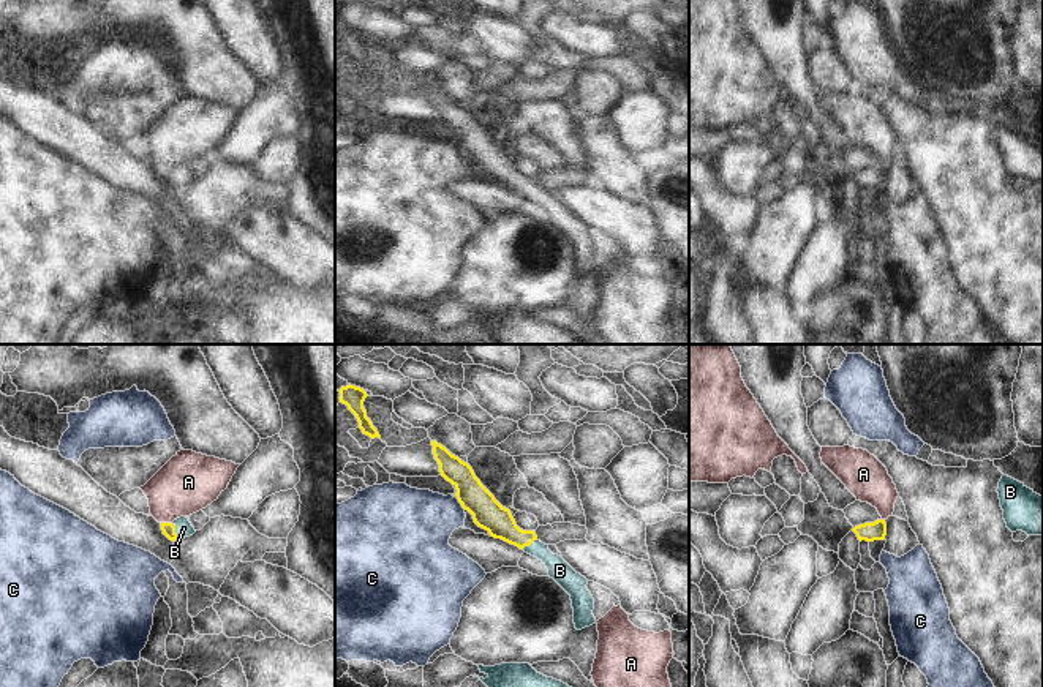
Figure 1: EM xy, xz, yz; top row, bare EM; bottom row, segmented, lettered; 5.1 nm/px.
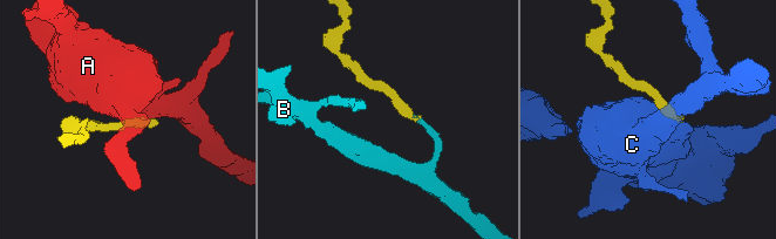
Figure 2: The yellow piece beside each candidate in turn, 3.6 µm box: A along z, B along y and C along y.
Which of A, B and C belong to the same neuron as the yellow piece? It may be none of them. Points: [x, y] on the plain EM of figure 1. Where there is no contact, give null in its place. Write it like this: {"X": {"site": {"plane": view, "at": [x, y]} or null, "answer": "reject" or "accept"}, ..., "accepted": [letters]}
{"A": {"site": {"plane": "xy", "at": [166, 169]}, "answer": "reject"}, "B": {"site": {"plane": "xy", "at": [174, 177]}, "answer": "accept"}, "C": {"site": {"plane": "xz", "at": [460, 149]}, "answer": "reject"}, "accepted": ["B"]}

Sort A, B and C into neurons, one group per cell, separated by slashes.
A / B / C

